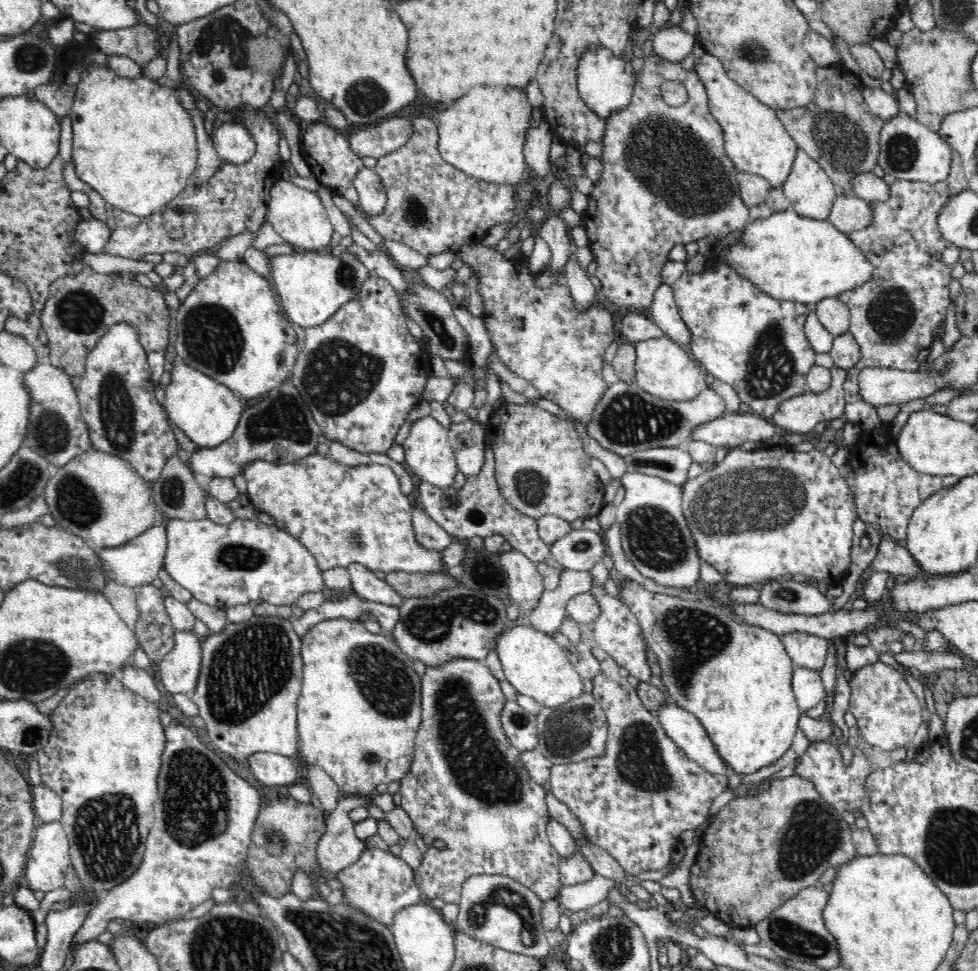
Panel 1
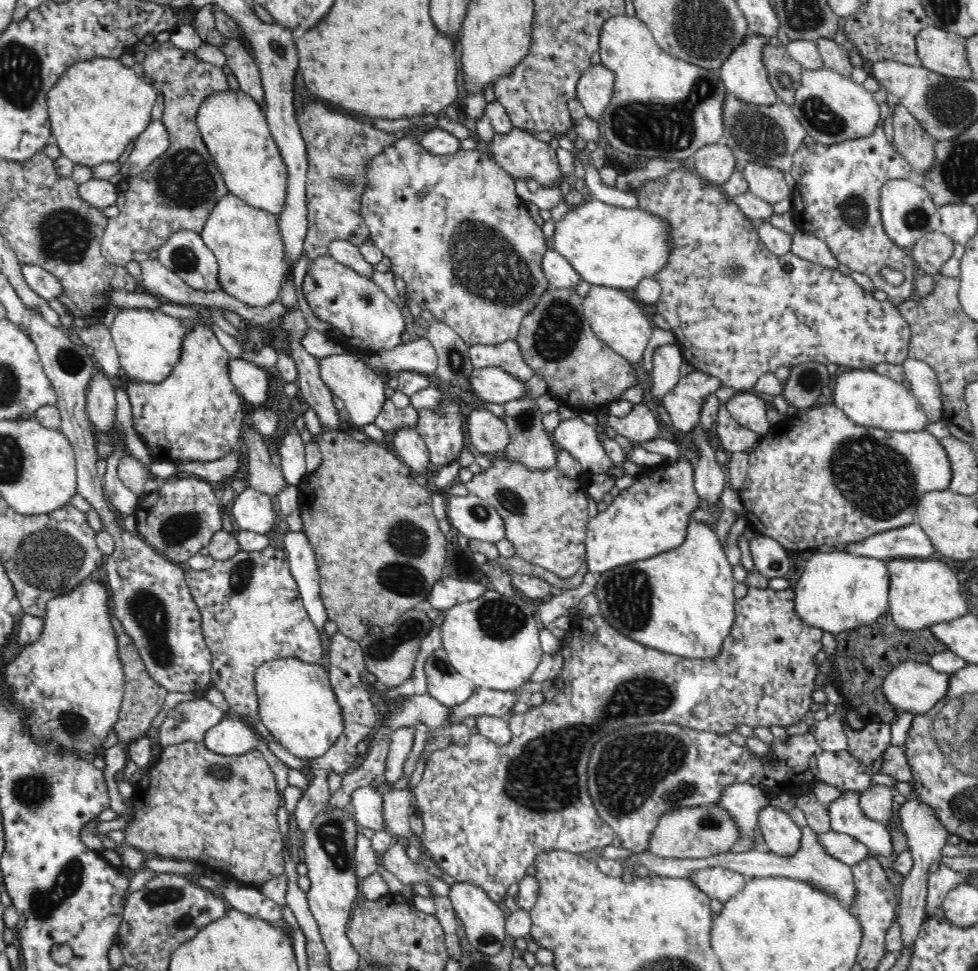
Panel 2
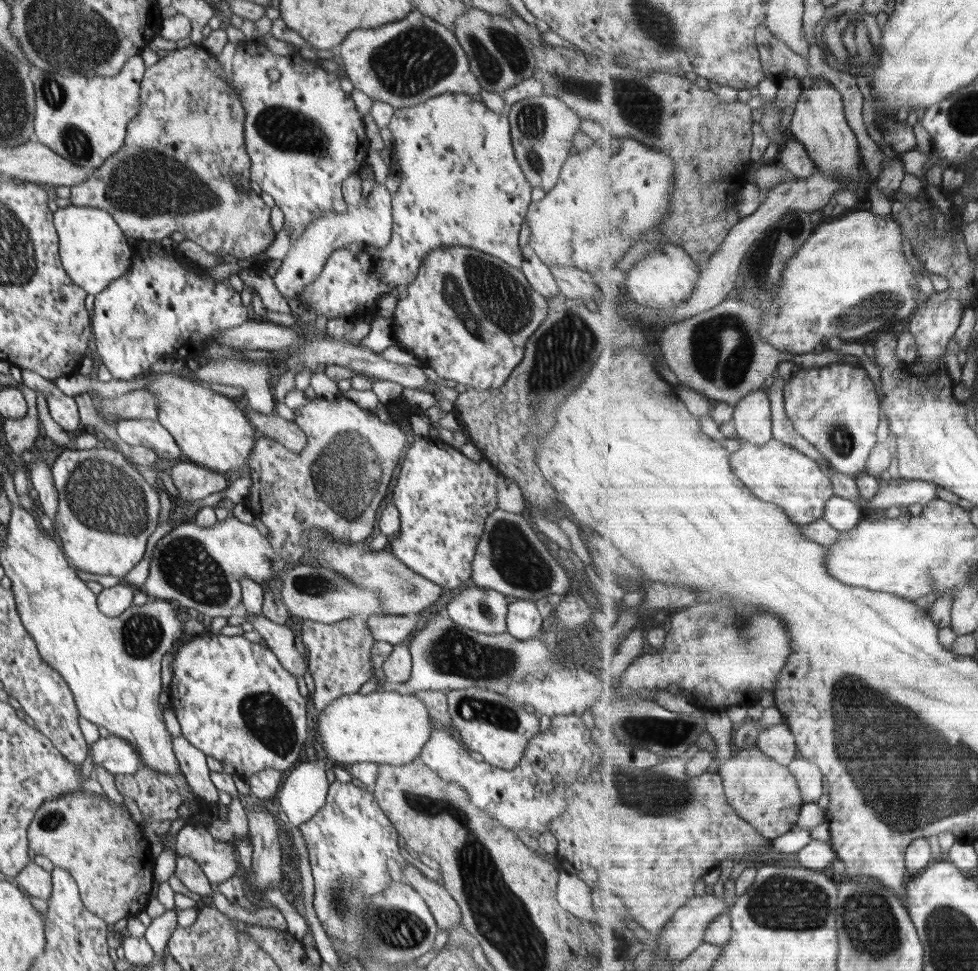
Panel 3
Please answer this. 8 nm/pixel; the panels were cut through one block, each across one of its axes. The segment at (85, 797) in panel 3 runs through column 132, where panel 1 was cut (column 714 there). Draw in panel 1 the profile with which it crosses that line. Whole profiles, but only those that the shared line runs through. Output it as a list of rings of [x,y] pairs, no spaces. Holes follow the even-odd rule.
[[[794,776],[791,779],[776,780],[771,782],[771,787],[767,791],[762,791],[757,797],[744,796],[732,798],[732,800],[722,807],[715,819],[712,819],[706,830],[702,833],[700,840],[700,848],[696,856],[694,865],[691,867],[690,887],[692,895],[696,902],[702,905],[702,910],[707,910],[710,915],[729,924],[730,928],[755,927],[760,920],[771,916],[783,903],[794,899],[805,888],[817,886],[819,878],[828,870],[828,868],[840,868],[846,865],[850,860],[859,855],[859,850],[852,842],[852,832],[849,824],[844,821],[842,812],[837,811],[832,804],[820,797],[820,793],[816,791],[814,783],[806,777]]]

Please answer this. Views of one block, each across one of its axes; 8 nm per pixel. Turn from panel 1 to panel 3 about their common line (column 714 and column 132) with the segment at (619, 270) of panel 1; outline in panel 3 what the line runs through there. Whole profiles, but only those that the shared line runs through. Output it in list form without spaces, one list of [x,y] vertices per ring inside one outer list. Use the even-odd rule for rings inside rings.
[[[191,44],[182,49],[170,51],[168,56],[160,58],[158,63],[144,71],[139,97],[141,111],[128,123],[124,146],[116,154],[107,158],[103,166],[92,170],[84,183],[71,188],[69,203],[74,206],[99,208],[108,211],[127,237],[160,241],[166,236],[170,237],[173,232],[181,232],[186,239],[193,240],[196,244],[202,246],[206,252],[219,257],[232,254],[239,260],[244,260],[262,254],[272,244],[275,237],[271,225],[271,209],[264,203],[260,195],[256,195],[252,190],[249,192],[250,195],[245,195],[236,190],[231,182],[234,175],[248,176],[251,169],[251,158],[245,143],[244,123],[246,113],[236,89],[225,79],[223,66],[215,58],[212,58],[212,55],[201,45]]]

